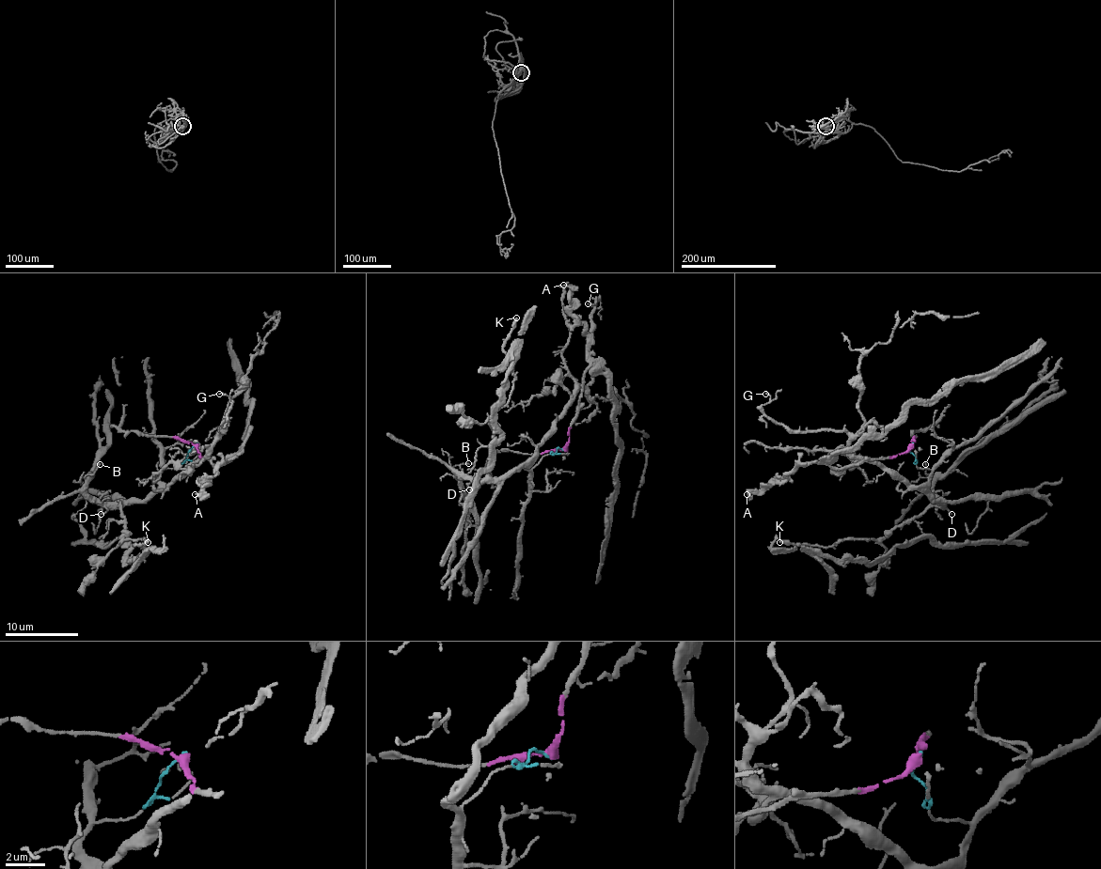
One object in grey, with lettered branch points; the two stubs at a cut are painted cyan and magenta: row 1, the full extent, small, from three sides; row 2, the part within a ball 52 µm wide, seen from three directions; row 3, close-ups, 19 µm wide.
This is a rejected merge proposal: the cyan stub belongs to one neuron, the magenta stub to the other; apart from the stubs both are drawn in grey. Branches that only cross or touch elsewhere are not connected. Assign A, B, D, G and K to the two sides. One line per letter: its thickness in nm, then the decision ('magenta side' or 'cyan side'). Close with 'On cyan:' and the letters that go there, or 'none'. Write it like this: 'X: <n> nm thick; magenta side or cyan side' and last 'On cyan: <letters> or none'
A: 240 nm thick; magenta side
B: 110 nm thick; cyan side
D: 110 nm thick; cyan side
G: 90 nm thick; cyan side
K: 360 nm thick; cyan side
On cyan: B, D, G, K

